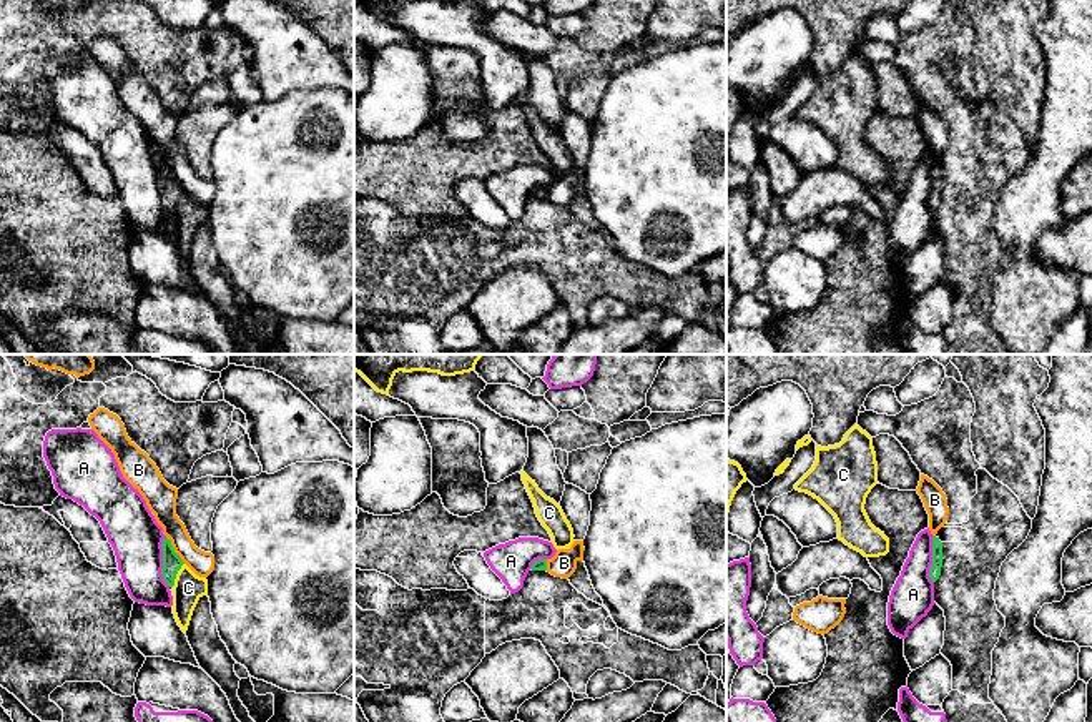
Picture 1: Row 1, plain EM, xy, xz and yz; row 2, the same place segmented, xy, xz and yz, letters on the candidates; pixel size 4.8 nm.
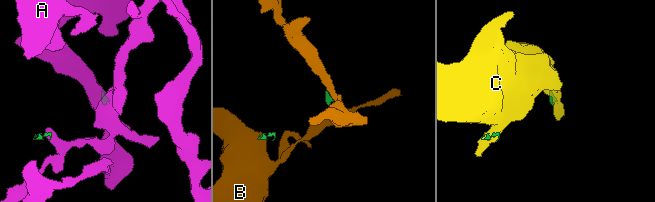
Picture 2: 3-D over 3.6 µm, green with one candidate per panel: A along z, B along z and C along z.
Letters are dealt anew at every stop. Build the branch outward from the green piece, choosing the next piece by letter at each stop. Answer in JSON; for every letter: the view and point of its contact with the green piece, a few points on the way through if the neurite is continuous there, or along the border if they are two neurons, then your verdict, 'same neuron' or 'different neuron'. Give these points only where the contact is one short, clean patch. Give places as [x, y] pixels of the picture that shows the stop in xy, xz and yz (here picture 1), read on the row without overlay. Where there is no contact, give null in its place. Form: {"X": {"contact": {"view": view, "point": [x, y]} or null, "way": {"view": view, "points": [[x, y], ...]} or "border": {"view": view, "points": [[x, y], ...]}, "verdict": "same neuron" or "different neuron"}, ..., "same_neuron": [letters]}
{"A": {"contact": {"view": "xy", "point": [163, 188]}, "border": {"view": "xy", "points": [[165, 163], [162, 172], [162, 205], [170, 213]]}, "verdict": "different neuron"}, "B": {"contact": {"view": "xy", "point": [173, 177]}, "border": {"view": "xy", "points": [[167, 163], [173, 178], [185, 190]]}, "verdict": "different neuron"}, "C": {"contact": {"view": "xy", "point": [177, 200]}, "verdict": "same neuron"}, "same_neuron": ["C"]}

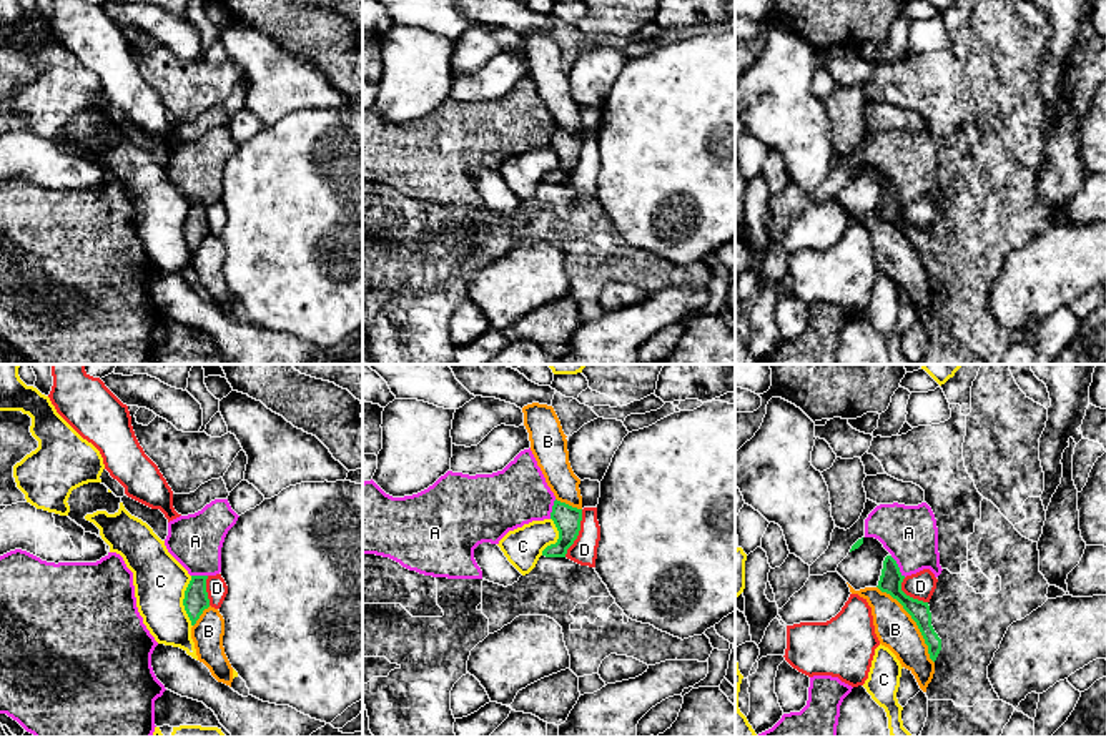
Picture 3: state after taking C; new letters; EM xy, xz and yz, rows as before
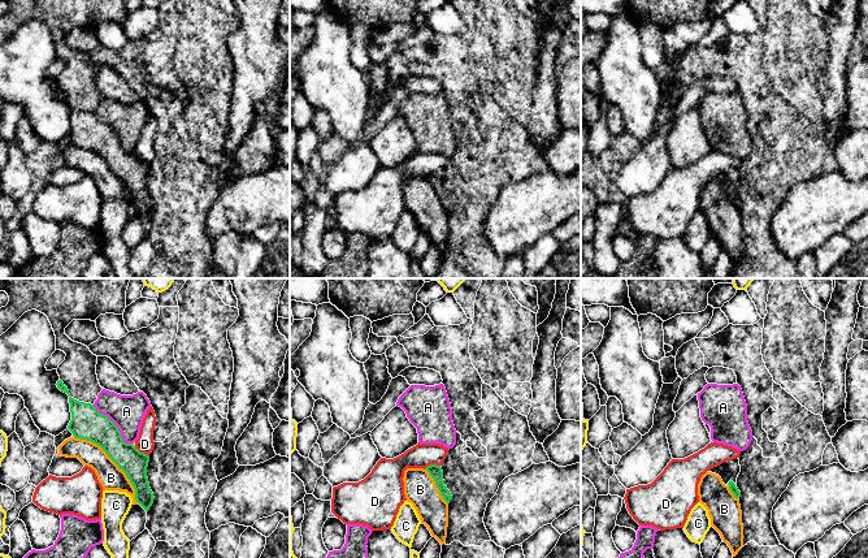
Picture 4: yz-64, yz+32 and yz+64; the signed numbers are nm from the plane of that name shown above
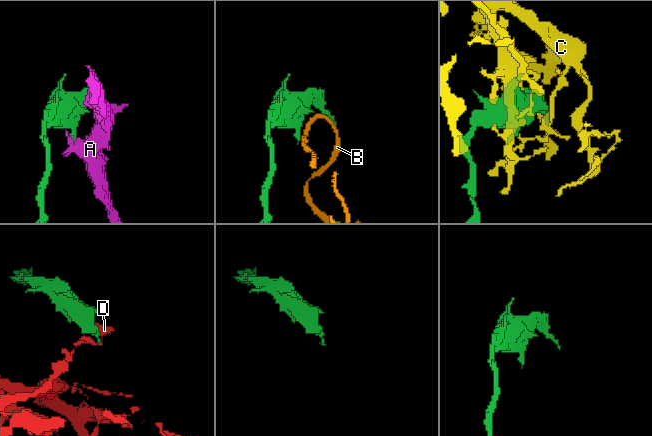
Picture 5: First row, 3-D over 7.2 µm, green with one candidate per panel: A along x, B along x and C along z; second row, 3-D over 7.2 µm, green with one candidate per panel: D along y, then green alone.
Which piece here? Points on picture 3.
{"A": {"contact": {"view": "yz", "point": [897, 193]}, "verdict": "different neuron"}, "B": {"contact": {"view": "yz", "point": [915, 248]}, "verdict": "different neuron"}, "C": {"contact": {"view": "xy", "point": [183, 228]}, "verdict": "different neuron"}, "D": {"contact": {"view": "xz", "point": [577, 160]}, "border": {"view": "xz", "points": [[582, 137], [579, 162], [564, 183]]}, "verdict": "different neuron"}, "same_neuron": []}

